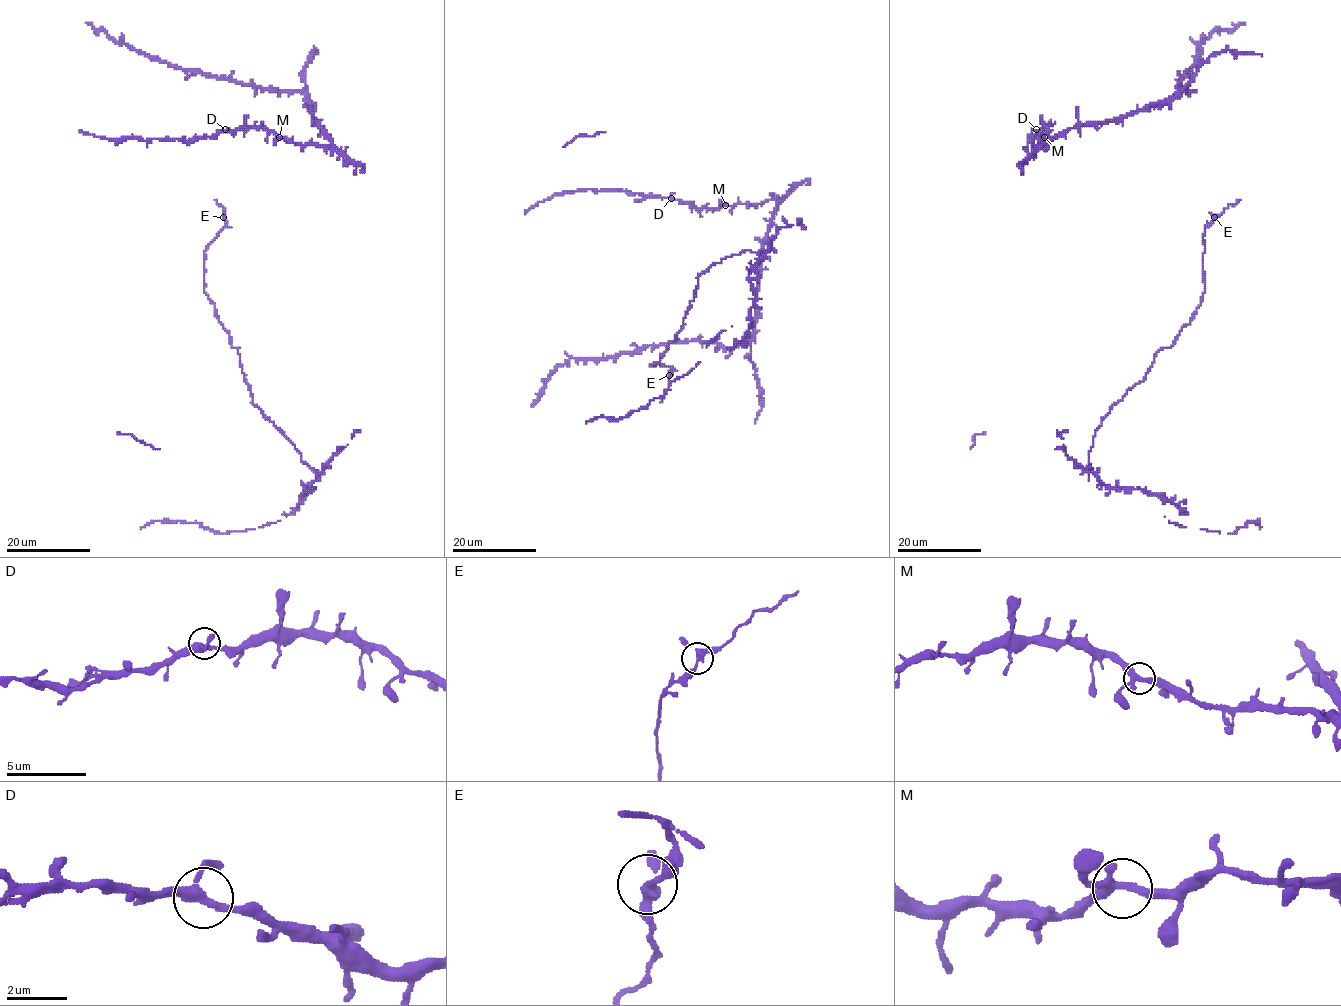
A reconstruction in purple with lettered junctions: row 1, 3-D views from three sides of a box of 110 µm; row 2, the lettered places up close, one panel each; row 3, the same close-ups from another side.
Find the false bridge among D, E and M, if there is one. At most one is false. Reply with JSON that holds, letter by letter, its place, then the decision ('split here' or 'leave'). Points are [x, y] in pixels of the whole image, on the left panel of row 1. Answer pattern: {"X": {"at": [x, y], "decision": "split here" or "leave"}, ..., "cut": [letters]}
{"D": {"at": [225, 129], "decision": "leave"}, "E": {"at": [223, 217], "decision": "leave"}, "M": {"at": [279, 137], "decision": "leave"}, "cut": []}

